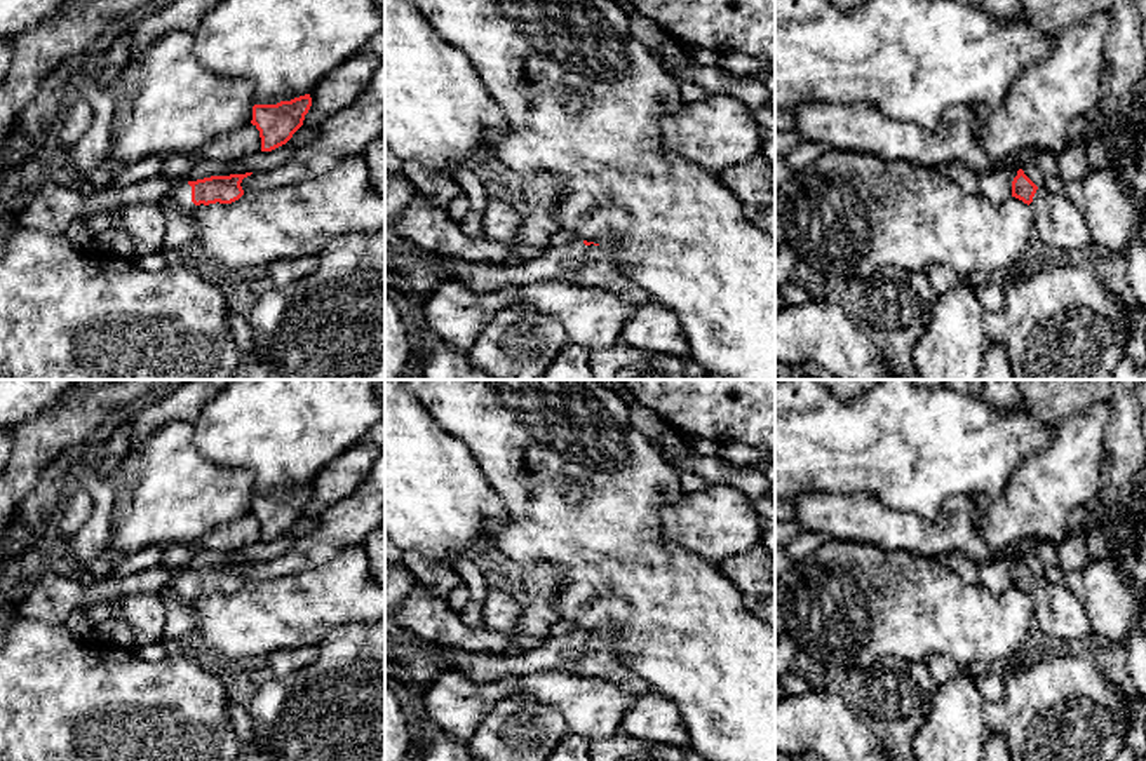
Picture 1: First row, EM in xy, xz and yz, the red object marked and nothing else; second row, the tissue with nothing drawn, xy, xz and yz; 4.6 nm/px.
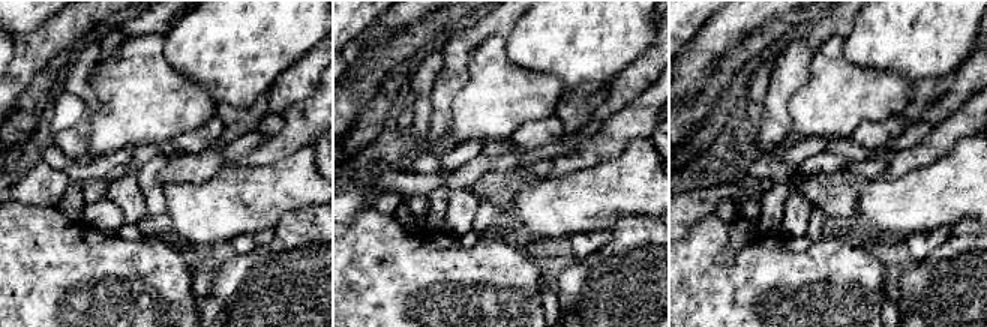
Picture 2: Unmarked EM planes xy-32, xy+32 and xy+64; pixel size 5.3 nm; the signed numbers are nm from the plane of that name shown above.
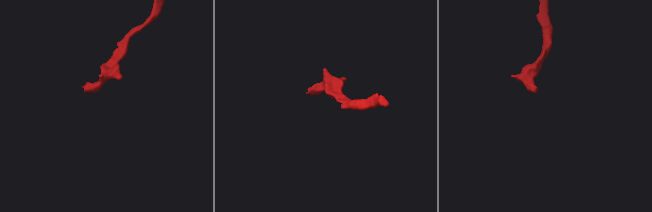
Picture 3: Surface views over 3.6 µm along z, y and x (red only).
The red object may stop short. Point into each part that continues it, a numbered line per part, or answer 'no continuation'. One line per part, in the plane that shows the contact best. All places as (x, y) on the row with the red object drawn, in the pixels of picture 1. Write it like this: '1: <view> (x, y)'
1: xy (182, 197)

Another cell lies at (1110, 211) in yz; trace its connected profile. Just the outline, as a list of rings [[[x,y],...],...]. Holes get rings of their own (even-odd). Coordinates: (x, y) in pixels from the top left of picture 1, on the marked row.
[[[1109,167],[1089,169],[1076,181],[1047,176],[1043,186],[1068,199],[1085,216],[1095,247],[1123,256],[1129,242],[1137,237],[1139,207]]]

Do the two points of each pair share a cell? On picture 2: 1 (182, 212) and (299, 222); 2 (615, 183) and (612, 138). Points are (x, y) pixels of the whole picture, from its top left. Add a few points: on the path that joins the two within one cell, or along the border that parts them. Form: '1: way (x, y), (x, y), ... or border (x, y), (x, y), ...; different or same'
1: border (311, 204), (287, 212), (272, 228); different
2: border (644, 138), (635, 138), (617, 156), (581, 170); different

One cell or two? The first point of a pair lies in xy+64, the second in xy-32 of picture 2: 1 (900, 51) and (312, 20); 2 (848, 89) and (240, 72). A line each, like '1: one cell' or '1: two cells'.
1: one cell
2: two cells

